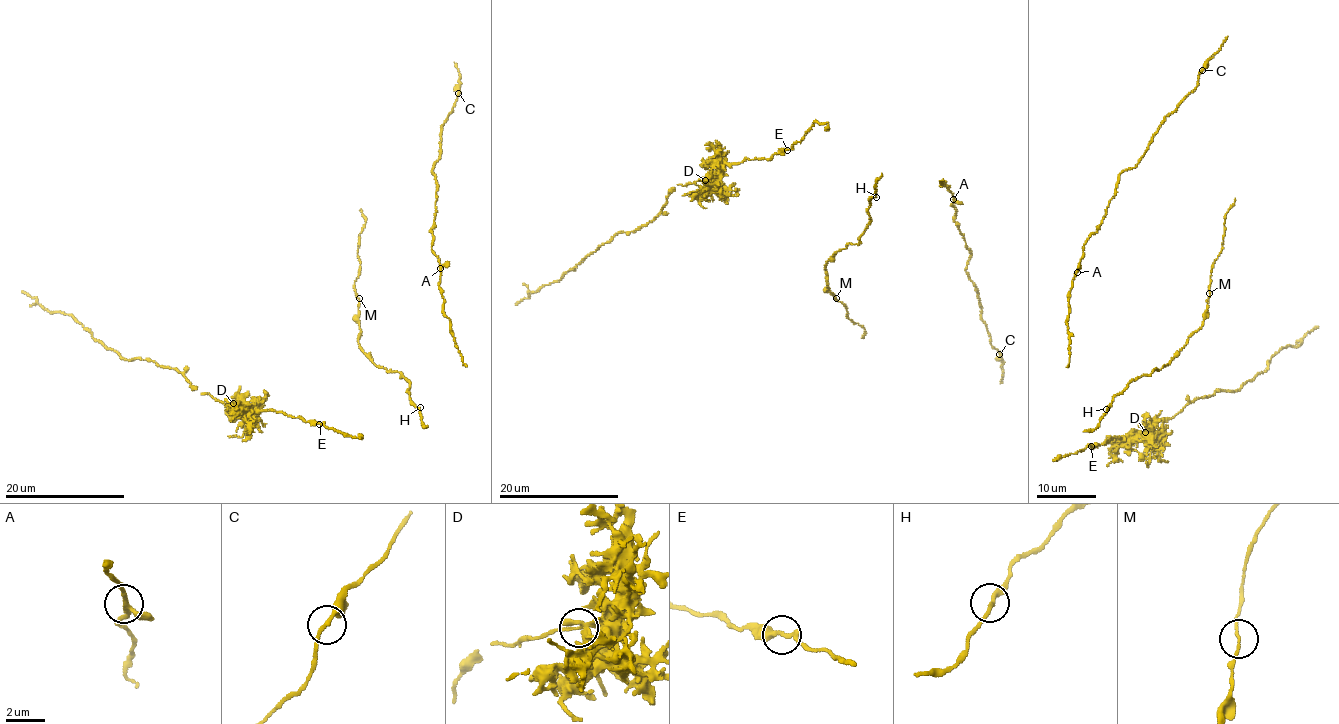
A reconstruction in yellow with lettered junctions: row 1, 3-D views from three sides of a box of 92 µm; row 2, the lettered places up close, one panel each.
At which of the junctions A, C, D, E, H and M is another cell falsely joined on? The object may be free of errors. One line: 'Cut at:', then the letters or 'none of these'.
Cut at: D

